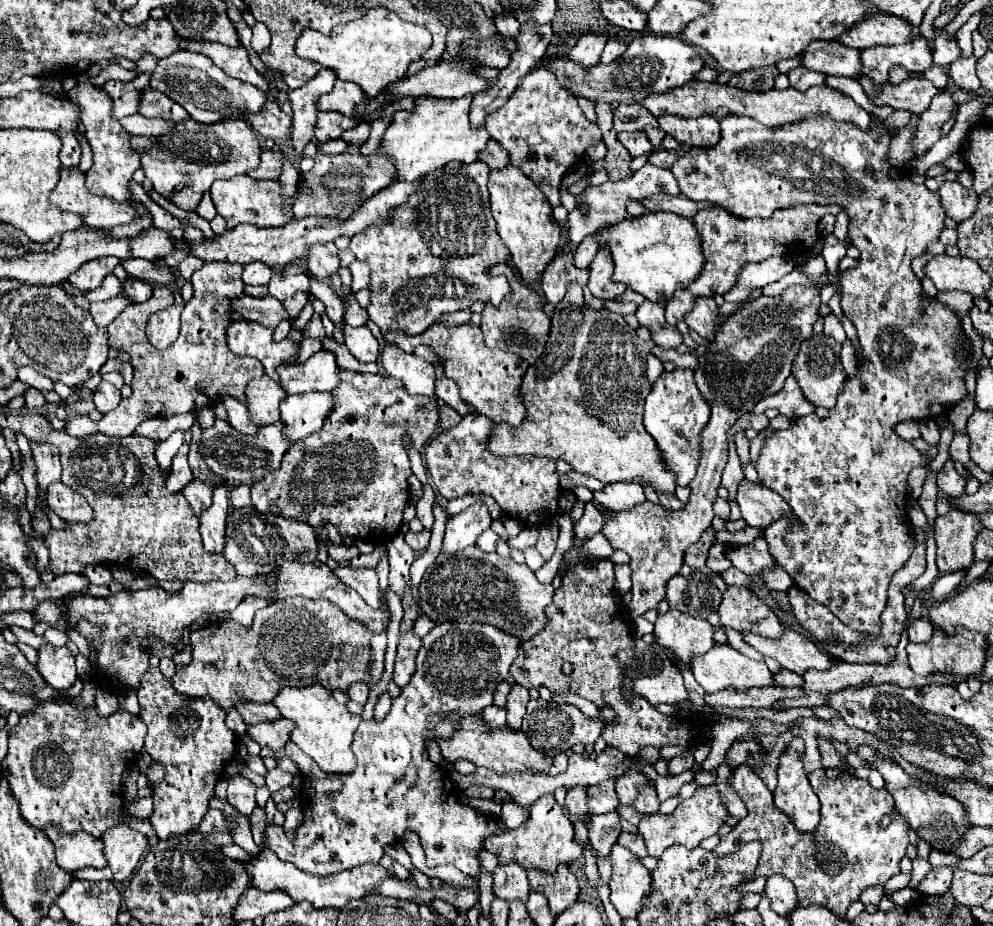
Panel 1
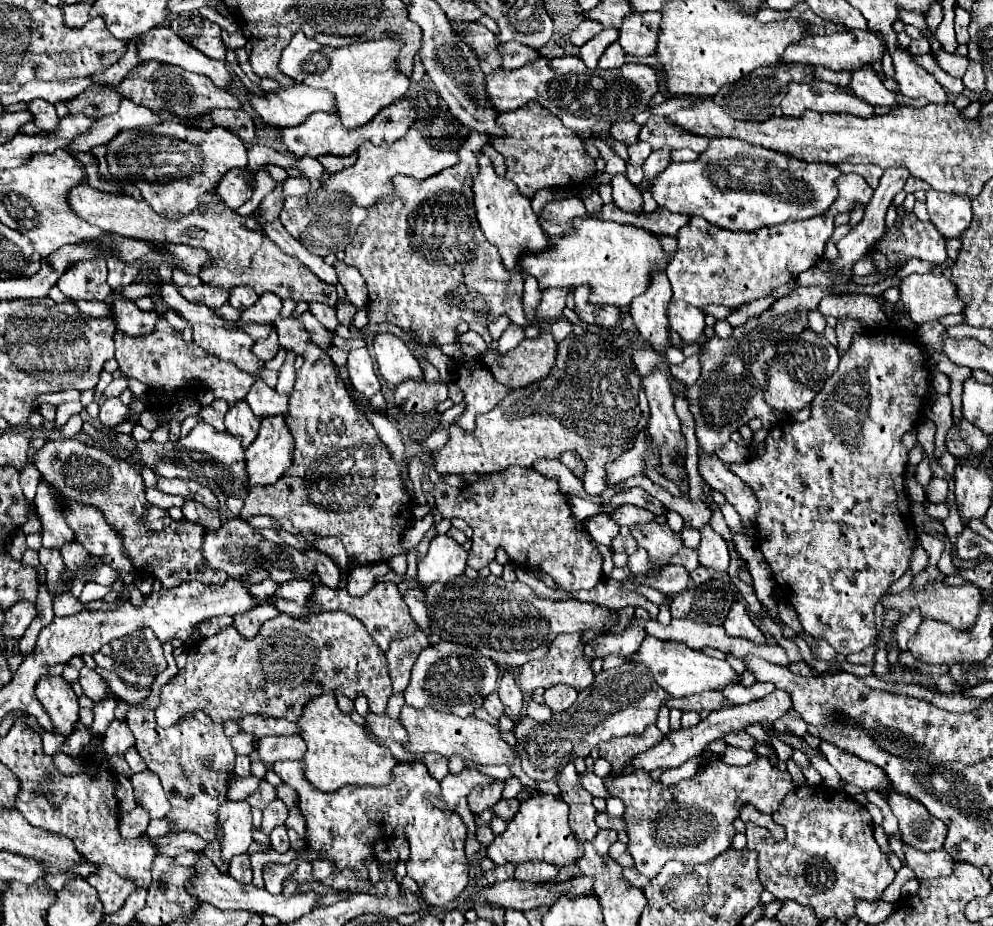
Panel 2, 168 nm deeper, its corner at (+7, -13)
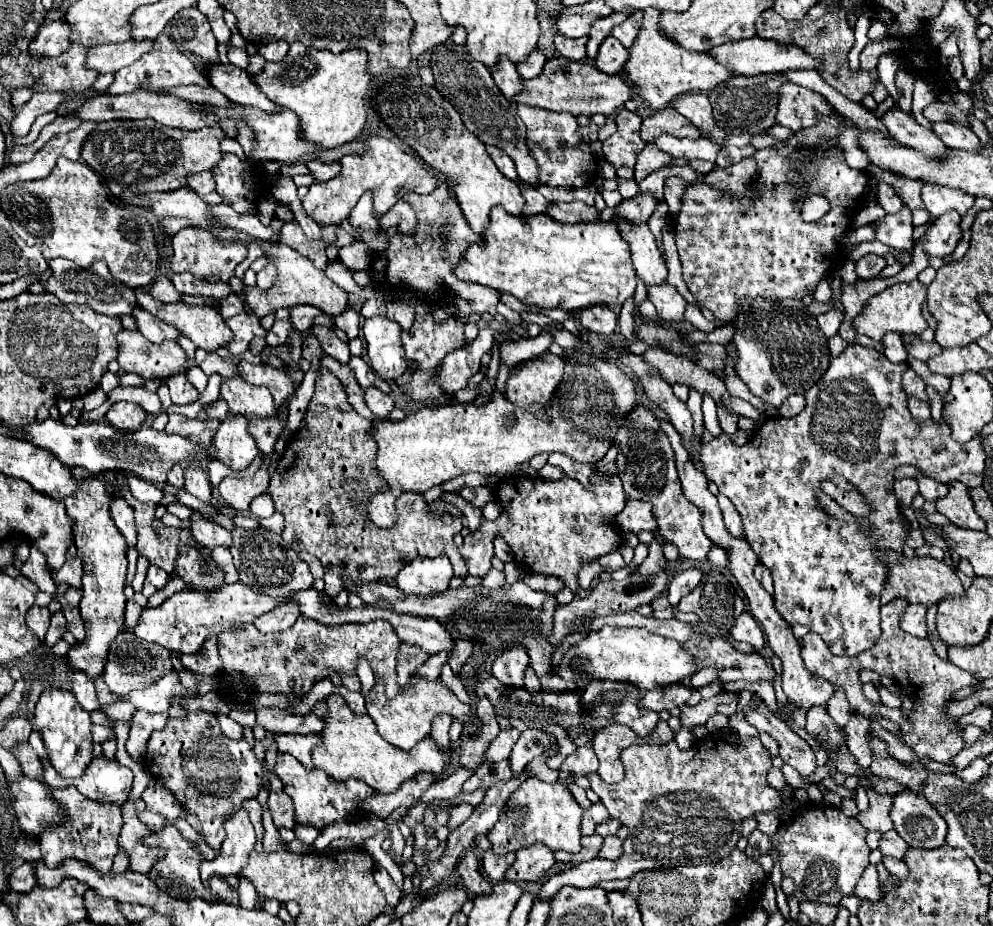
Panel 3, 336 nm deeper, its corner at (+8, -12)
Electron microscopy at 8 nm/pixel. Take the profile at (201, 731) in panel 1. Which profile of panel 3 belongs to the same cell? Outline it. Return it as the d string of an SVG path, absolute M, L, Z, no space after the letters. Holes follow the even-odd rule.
M192 712L180 720L170 718L164 730L152 732L144 762L150 768L152 776L160 778L160 782L164 782L164 786L178 798L184 810L198 814L202 822L202 830L204 830L204 840L212 848L220 848L224 842L224 836L226 836L222 826L224 818L232 814L232 810L240 810L246 798L256 798L262 786L262 762L254 756L252 746L246 740L226 738L218 726L218 718L210 712Z

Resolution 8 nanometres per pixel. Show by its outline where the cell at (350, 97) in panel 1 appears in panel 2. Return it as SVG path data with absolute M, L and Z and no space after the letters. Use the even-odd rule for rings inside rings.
M293 85L287 89L279 89L275 93L253 95L249 93L249 103L255 115L273 127L291 127L305 121L307 115L315 111L333 113L335 103L333 95L323 89L311 89L305 85Z

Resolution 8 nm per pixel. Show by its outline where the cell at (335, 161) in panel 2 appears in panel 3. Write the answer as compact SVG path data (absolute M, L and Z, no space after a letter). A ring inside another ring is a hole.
M310 160L308 164L306 164L308 168L310 168L310 172L312 172L312 176L316 178L316 180L320 180L320 182L326 182L326 180L332 180L332 178L336 178L340 172L342 172L342 166L340 166L340 162L330 162L330 164L322 164L320 160Z

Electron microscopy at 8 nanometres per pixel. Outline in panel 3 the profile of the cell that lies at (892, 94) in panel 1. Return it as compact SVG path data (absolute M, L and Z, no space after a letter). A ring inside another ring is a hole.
M788 82L780 90L776 124L798 132L800 128L816 126L822 116L830 116L834 112L836 110L822 94L810 88L798 86L794 82Z

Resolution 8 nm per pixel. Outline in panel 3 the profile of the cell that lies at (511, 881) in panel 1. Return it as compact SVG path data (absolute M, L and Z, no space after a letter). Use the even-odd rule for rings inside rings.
M490 850L484 854L482 868L484 874L488 876L490 882L502 882L506 870L514 864L514 854L504 854L504 856L494 856Z

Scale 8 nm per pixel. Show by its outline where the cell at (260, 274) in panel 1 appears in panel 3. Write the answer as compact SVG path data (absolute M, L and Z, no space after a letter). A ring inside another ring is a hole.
M230 294L228 298L220 300L220 316L222 318L232 318L242 312L244 312L244 302L236 294Z

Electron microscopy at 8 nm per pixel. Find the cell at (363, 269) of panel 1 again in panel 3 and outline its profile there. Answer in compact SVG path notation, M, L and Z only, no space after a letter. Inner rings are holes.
M354 308L344 310L342 314L336 316L336 326L340 330L344 330L350 336L350 340L356 338L360 334L360 316L358 316L358 312Z

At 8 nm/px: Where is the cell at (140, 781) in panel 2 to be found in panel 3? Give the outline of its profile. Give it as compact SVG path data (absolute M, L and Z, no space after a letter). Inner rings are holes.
M152 778L148 782L148 788L142 792L142 800L146 802L146 808L150 812L158 812L162 816L166 816L168 820L174 820L180 816L182 806L180 802L176 802L176 798L164 788L164 784L156 778Z

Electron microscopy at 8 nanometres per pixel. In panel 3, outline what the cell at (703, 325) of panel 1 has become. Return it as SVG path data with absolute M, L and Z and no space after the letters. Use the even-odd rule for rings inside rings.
M666 282L664 286L652 286L652 290L648 290L648 298L656 306L656 312L662 322L684 322L688 302L676 292L674 286Z

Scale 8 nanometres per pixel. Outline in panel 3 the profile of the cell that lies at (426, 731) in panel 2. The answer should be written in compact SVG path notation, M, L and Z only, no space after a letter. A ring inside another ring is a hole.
M418 680L412 688L402 690L402 694L398 694L394 700L388 700L384 696L384 688L380 684L376 684L366 694L366 708L368 708L370 718L378 726L380 736L384 740L388 740L392 746L400 748L400 750L410 750L420 740L428 738L430 732L432 732L432 720L438 714L450 714L452 720L458 720L464 726L472 726L472 724L478 722L476 712L472 710L472 706L462 704L440 680L434 680L434 682Z

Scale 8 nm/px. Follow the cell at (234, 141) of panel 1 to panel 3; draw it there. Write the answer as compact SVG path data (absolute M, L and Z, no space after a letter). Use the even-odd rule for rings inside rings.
M108 120L100 122L90 138L86 138L82 158L92 170L104 176L114 196L120 196L124 190L132 190L134 194L170 192L186 186L190 174L216 168L224 158L220 148L224 138L226 132L218 126L184 132L160 126L154 120Z

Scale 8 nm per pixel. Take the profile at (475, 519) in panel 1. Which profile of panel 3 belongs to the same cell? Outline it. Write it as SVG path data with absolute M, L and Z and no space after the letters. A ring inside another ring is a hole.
M440 554L436 558L412 560L404 570L400 570L396 584L404 594L430 594L446 590L452 576L454 570L448 556Z

